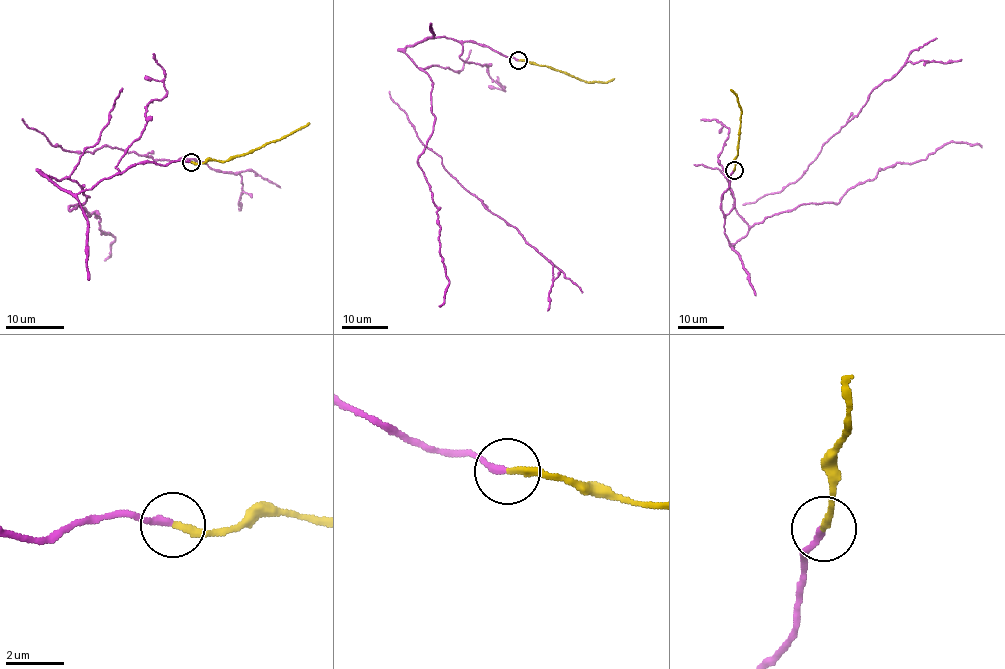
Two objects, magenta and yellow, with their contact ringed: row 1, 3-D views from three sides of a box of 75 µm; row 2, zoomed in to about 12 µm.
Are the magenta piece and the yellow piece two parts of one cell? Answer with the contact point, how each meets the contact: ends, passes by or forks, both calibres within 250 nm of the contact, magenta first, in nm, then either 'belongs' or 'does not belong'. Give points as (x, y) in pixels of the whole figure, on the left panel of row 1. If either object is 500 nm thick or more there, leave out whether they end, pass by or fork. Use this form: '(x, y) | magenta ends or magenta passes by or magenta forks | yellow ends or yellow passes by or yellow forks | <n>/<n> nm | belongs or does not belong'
(191, 162) | magenta ends | yellow ends | 240/220 nm | belongs

